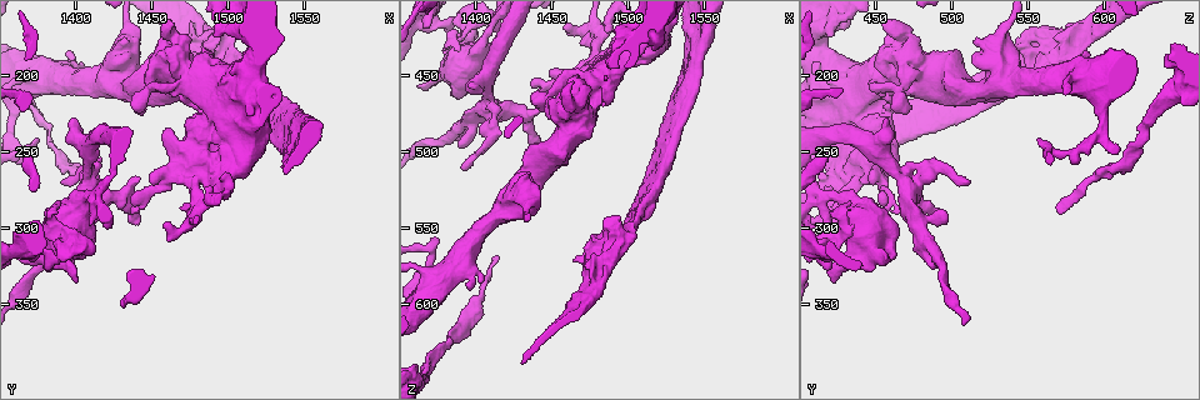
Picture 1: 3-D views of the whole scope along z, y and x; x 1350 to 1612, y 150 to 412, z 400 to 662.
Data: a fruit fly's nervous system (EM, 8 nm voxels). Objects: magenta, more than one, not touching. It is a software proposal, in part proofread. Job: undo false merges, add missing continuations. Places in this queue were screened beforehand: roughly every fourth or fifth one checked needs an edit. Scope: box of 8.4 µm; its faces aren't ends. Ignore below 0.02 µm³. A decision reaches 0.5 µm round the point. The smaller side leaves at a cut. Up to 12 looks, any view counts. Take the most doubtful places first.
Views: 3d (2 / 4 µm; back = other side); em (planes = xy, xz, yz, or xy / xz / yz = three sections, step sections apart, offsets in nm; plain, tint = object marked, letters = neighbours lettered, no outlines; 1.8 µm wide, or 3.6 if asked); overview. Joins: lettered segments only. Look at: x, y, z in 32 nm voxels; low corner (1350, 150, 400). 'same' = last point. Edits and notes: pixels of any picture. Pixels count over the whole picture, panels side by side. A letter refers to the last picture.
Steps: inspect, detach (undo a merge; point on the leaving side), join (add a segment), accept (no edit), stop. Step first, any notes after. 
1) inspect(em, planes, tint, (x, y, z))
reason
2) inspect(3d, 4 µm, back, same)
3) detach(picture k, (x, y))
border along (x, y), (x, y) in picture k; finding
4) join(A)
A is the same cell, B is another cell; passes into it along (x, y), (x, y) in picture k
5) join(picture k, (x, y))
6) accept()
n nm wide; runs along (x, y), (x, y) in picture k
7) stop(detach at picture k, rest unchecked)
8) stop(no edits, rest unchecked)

inspect(em, xy, step 4, tint, (1530, 222, 488))
two arms in line, one across

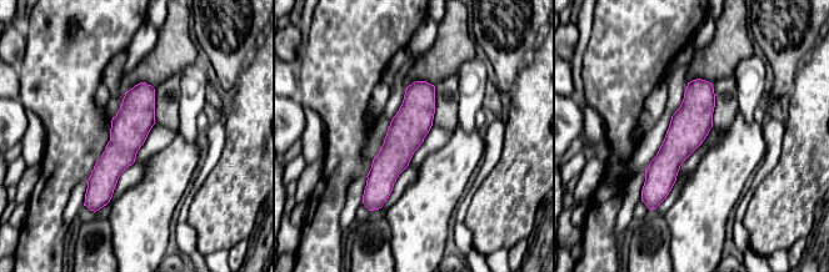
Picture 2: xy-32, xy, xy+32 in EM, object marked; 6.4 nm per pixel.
inspect(em, planes, letters, same)

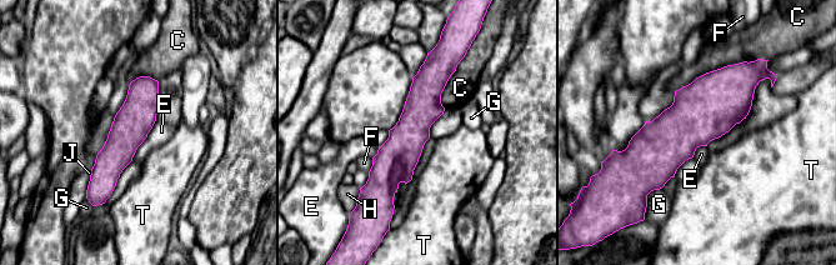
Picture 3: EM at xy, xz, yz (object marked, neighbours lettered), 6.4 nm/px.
accept()
C, E, F, G, H, J and T are other cells; border along (156, 120), (130, 161) in picture 3; continuous, no second neuron

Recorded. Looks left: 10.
inspect(3d, 2 µm, (1482, 284, 422))
abrupt turn

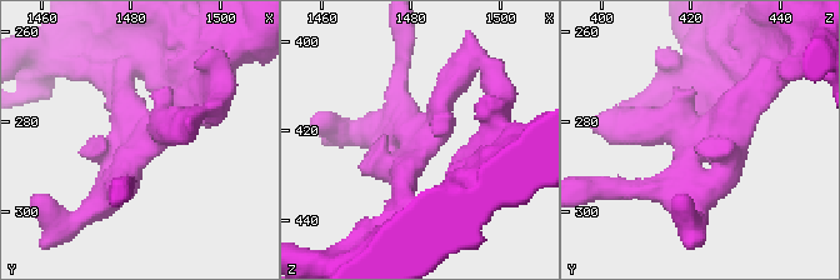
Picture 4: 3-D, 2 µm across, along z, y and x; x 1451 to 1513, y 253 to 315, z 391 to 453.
inspect(em, planes, tint, (1484, 283, 422))

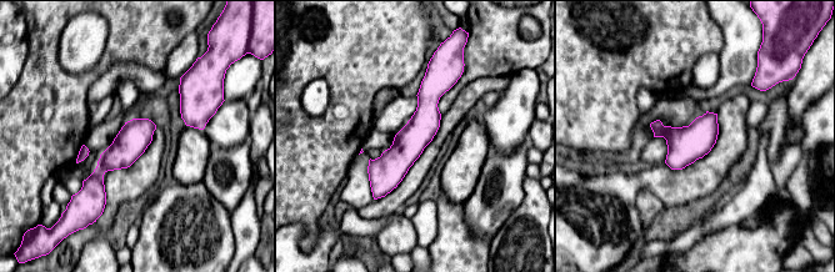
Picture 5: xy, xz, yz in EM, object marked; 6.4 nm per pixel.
inspect(em, planes, letters, same)

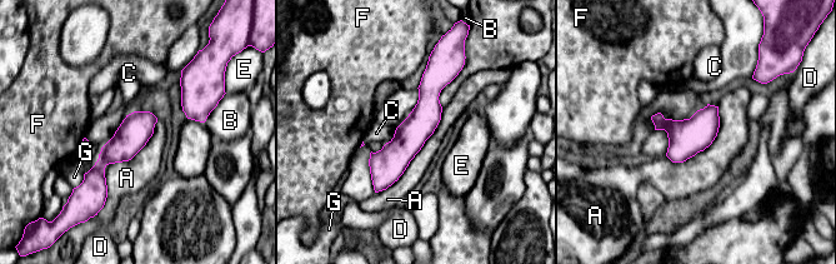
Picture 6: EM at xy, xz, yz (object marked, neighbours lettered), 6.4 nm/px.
accept()
A touches over 700 nm; A, B, C, D, E, F and G are other cells; continuous, no second neuron

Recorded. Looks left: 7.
inspect(em, yz, step 8, plain, (1480, 174, 584))
two arms in line, one across

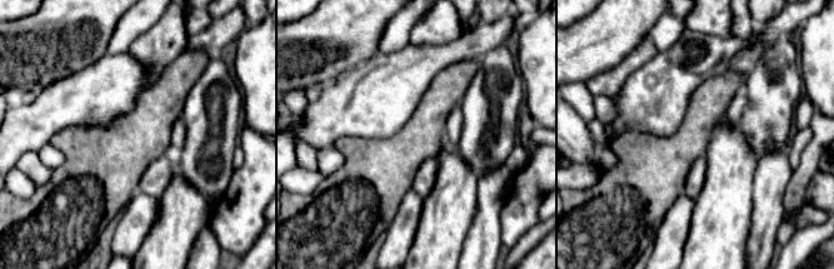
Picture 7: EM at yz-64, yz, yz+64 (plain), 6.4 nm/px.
inspect(em, yz, step 8, letters, same)

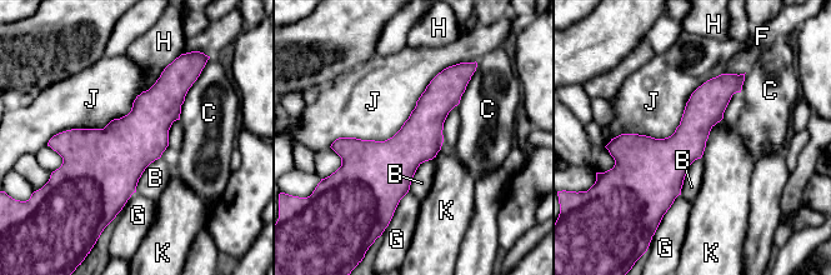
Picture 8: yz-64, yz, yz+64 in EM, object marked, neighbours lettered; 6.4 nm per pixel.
accept()
240 nm wide; B, C, F, G, H, J and K are other cells; border along (456, 63), (391, 136), (329, 146) in picture 8; continuous, no second neuron

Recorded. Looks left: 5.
inspect(em, 3.6 µm, xz, step 8, letters, (1448, 210, 464))
abrupt turn

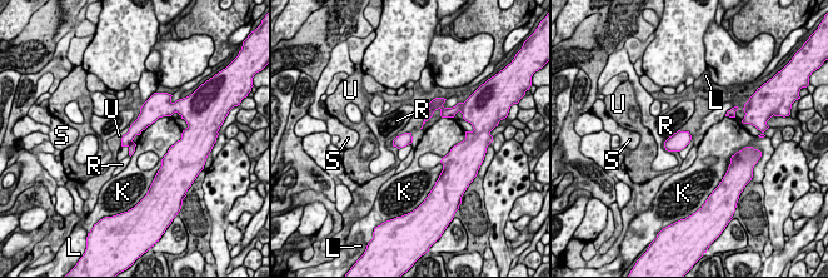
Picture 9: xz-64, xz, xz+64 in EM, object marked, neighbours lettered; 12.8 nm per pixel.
inspect(em, 3.6 µm, planes, letters, same)
another direction

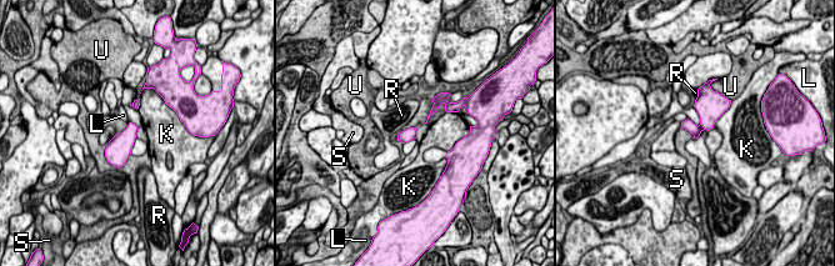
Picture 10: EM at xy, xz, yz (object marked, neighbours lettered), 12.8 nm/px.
accept()
160 nm wide; K, L, R, S and U are other cells; border along (105, 145), (105, 159), (118, 169) in picture 10; all the same neuron

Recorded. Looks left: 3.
inspect(3d, 2 µm, back, (1436, 288, 466))
an open end

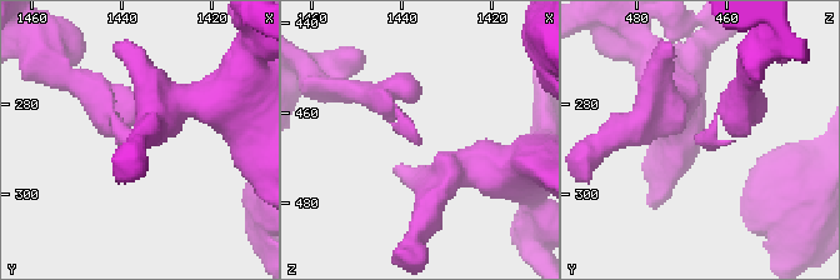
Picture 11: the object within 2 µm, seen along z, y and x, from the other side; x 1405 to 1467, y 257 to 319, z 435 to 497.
inspect(em, xy, step 4, tint, (1436, 289, 467))

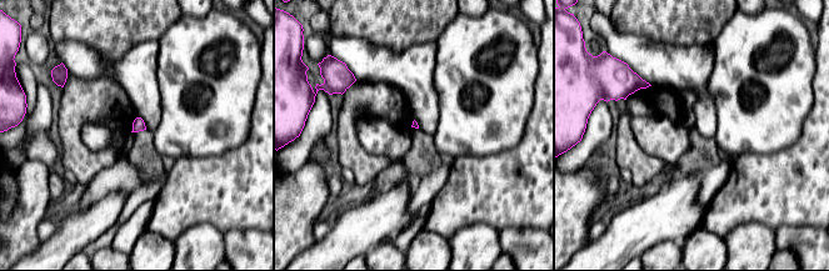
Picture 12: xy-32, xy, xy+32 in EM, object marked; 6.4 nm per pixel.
inspect(em, planes, letters, same)
cut it another way

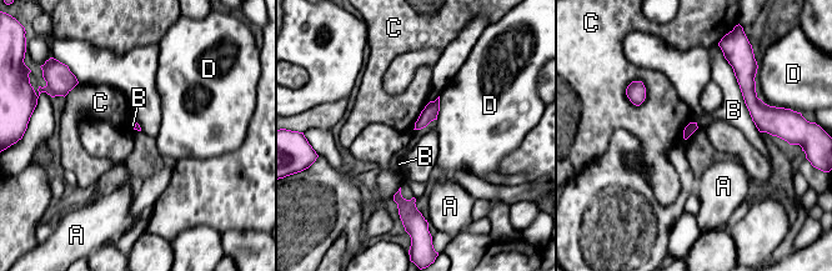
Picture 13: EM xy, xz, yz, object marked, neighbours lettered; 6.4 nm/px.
accept()
B touches over 600 nm; A, B, C and D are other cells; none of them fits

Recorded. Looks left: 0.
stop(no edits, rest unchecked)

